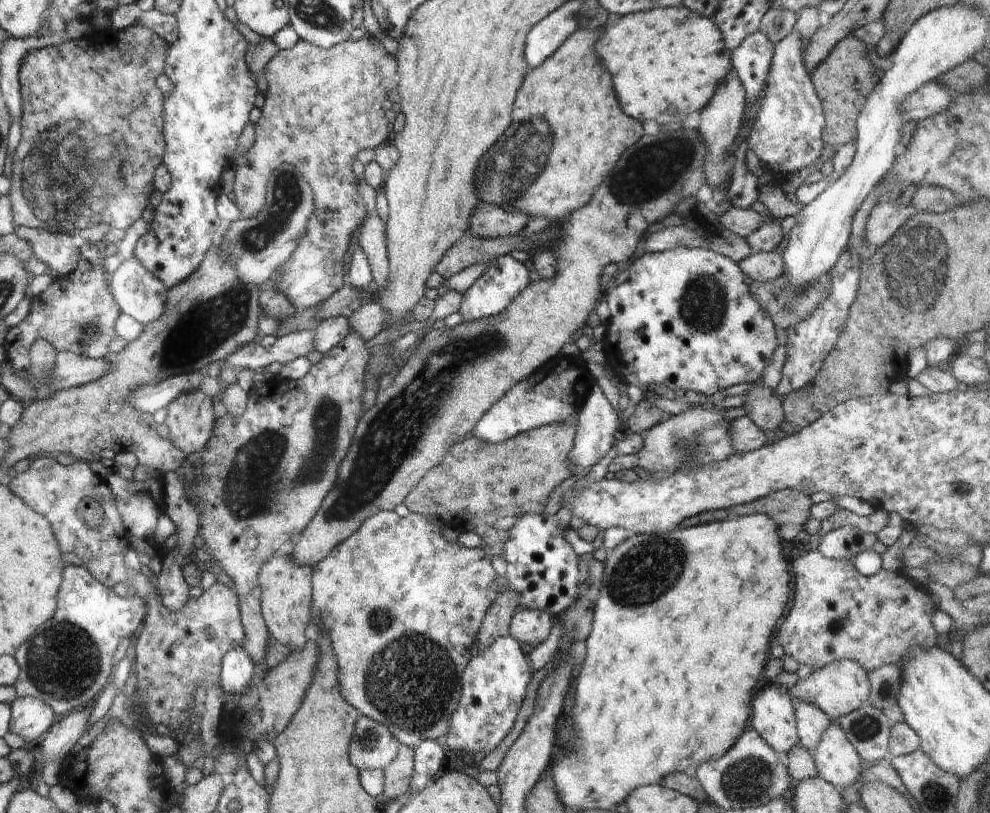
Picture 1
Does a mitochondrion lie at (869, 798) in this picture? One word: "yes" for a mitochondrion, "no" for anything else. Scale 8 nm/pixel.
no

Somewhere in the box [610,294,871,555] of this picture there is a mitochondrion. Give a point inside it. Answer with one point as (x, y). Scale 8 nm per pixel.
(690, 441)

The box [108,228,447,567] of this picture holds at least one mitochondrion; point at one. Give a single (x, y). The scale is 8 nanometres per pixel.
(263, 471)

